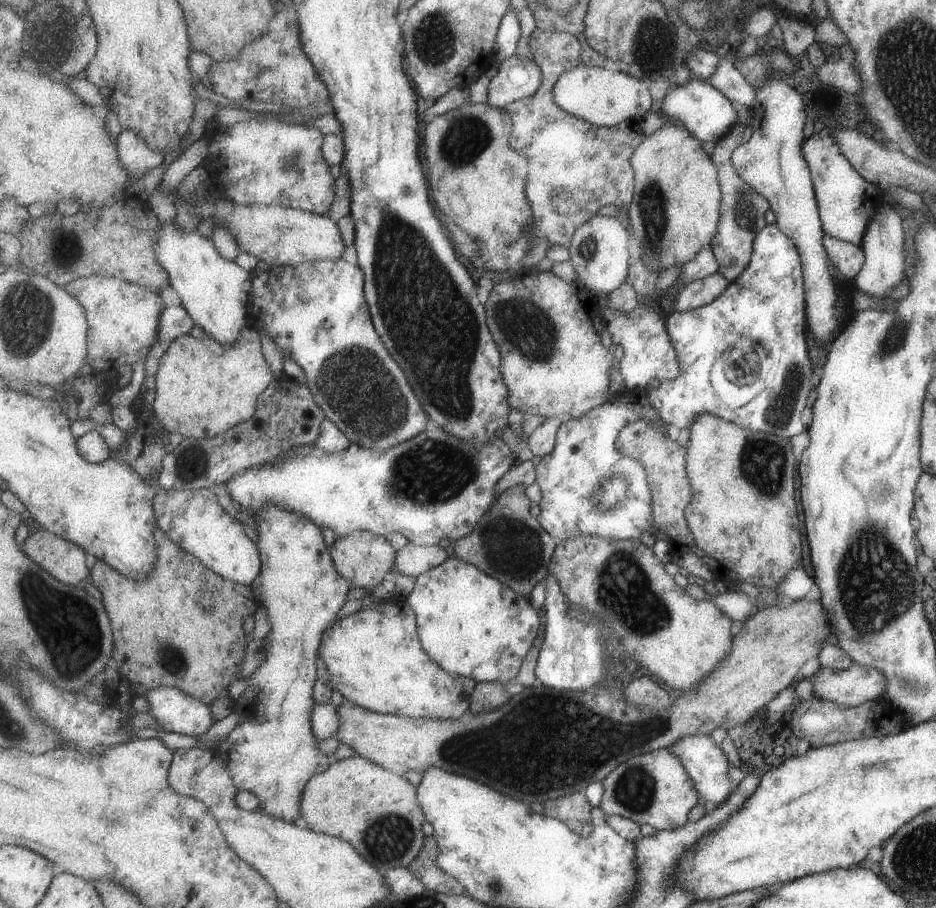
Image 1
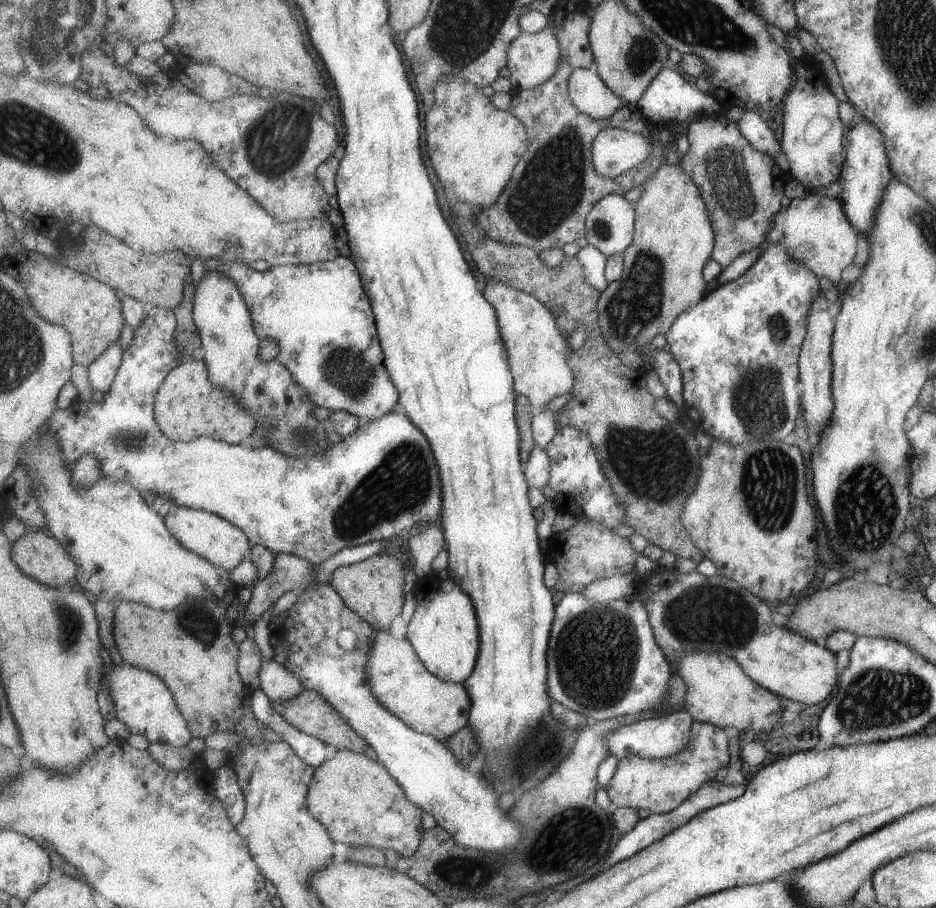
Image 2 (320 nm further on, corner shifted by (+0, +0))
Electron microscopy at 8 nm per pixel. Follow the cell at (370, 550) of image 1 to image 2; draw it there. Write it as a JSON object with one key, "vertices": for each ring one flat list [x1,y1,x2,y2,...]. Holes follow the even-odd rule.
{"vertices":[[403,555,375,556,358,563,343,565,332,574,332,585,346,603,377,631,391,630,393,620,403,612,407,559]]}

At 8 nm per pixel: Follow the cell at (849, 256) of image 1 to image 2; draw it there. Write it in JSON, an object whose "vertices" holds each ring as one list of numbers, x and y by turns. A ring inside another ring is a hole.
{"vertices":[[805,193,800,198,789,201,787,208,781,207,772,218,772,225,768,228,766,236,750,251,742,252,727,268,723,269,721,276,716,278,719,286,737,279,755,262,755,259,770,245,782,245,791,257,802,261,815,276,825,276,836,285,839,273,851,262,855,252,857,230,850,223,842,208,842,201,833,197,822,197]]}

